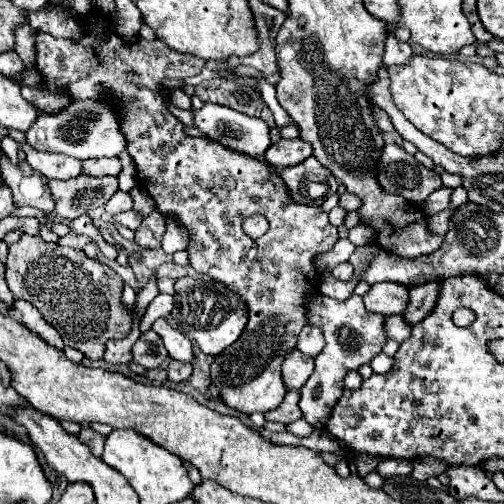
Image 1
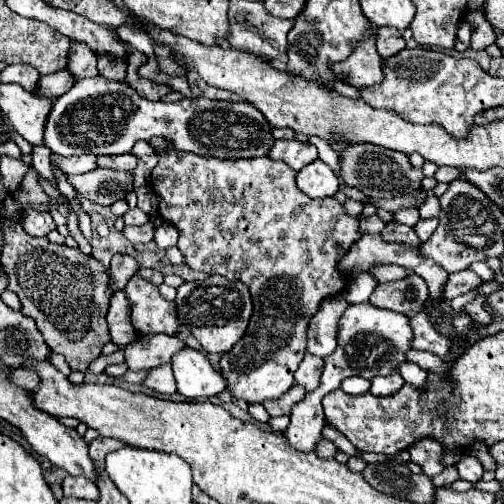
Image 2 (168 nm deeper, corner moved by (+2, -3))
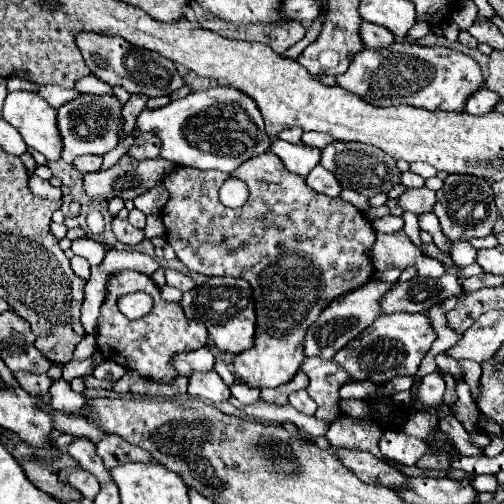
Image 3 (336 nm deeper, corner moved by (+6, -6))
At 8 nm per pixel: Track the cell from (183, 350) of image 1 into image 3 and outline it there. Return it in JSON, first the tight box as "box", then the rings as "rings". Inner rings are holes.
{"box":[189,370,231,402],"rings":[[[211,370],[211,372],[195,372],[189,378],[189,390],[191,396],[211,400],[211,402],[225,402],[231,398],[229,386],[221,380],[221,376]]]}

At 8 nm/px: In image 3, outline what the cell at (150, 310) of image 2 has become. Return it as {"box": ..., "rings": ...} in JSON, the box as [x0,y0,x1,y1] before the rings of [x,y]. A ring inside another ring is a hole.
{"box":[97,270,207,384],"rings":[[[121,270],[109,276],[107,296],[101,304],[101,312],[97,318],[97,348],[101,350],[105,360],[113,358],[113,362],[139,372],[139,376],[147,380],[169,384],[171,380],[179,376],[177,370],[173,368],[173,356],[181,352],[197,350],[205,344],[207,344],[205,324],[197,320],[189,320],[179,304],[165,302],[159,294],[159,288],[149,276],[141,272],[133,272],[133,270]],[[131,292],[147,292],[153,298],[151,312],[139,320],[125,318],[117,308],[117,298]]]}

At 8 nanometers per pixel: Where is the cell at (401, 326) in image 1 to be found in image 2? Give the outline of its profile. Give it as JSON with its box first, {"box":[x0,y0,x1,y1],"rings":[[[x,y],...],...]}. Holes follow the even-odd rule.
{"box":[409,311,449,357],"rings":[[[425,311],[413,315],[409,319],[409,325],[413,329],[413,349],[415,351],[429,351],[429,353],[435,353],[439,357],[447,355],[449,339],[441,337],[435,331],[435,327],[433,327],[433,323]]]}

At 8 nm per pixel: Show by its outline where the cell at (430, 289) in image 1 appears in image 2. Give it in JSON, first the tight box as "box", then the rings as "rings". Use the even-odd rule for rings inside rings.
{"box":[441,271,483,301],"rings":[[[461,271],[461,273],[451,273],[445,287],[443,287],[443,293],[441,293],[441,301],[451,301],[455,299],[457,295],[463,295],[475,287],[479,287],[483,281],[473,273],[473,271]]]}

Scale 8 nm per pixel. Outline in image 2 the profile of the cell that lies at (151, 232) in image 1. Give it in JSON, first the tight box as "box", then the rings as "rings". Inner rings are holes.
{"box":[123,221,155,245],"rings":[[[147,221],[147,223],[141,225],[141,227],[125,227],[125,229],[123,229],[123,235],[125,235],[131,243],[135,243],[135,245],[139,245],[139,243],[149,243],[149,241],[153,241],[153,237],[155,237],[155,225],[153,225],[153,221]]]}

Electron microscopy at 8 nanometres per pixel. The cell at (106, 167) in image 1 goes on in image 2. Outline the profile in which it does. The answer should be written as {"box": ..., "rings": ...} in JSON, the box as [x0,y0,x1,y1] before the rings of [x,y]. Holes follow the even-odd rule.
{"box":[97,153,137,171],"rings":[[[127,153],[127,155],[113,155],[113,157],[97,157],[97,165],[113,171],[133,171],[137,165],[137,159]]]}

